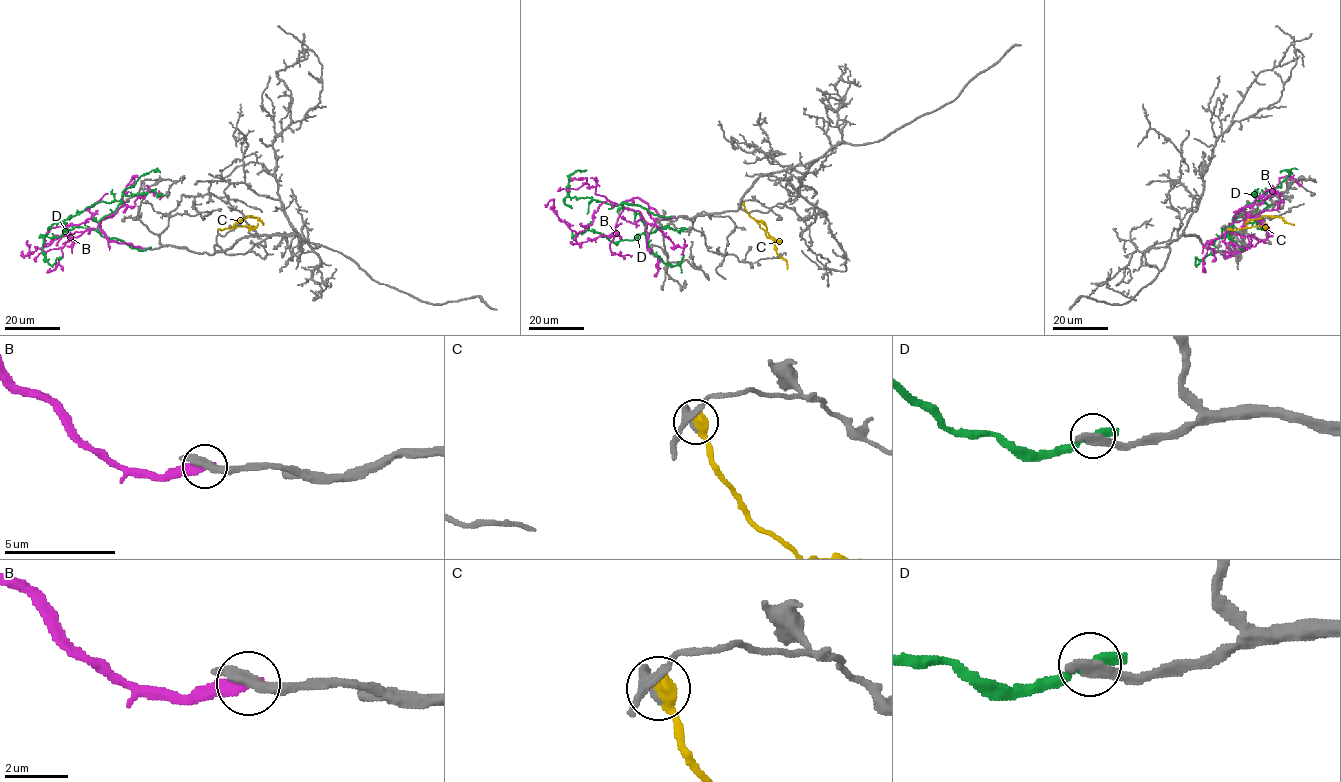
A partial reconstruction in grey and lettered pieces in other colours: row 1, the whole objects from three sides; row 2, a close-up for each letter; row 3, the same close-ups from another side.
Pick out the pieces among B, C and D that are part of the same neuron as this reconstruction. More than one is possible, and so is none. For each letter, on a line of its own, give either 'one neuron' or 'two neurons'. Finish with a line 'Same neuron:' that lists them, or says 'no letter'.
B: two neurons
C: one neuron
D: two neurons
Same neuron: C

